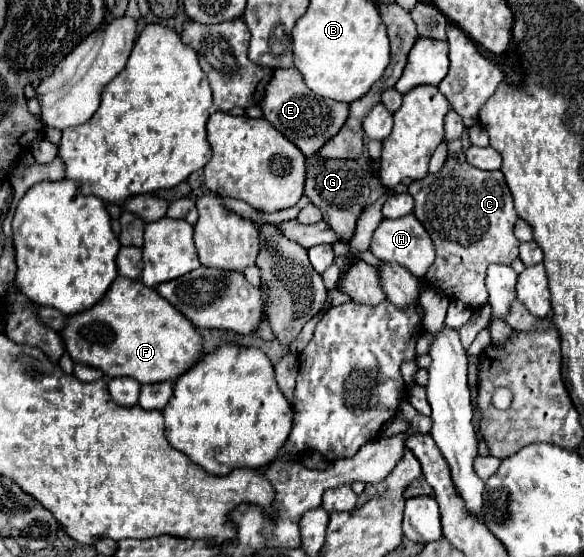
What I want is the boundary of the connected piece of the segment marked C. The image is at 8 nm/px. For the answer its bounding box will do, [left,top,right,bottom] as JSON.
[409,155,519,309]

